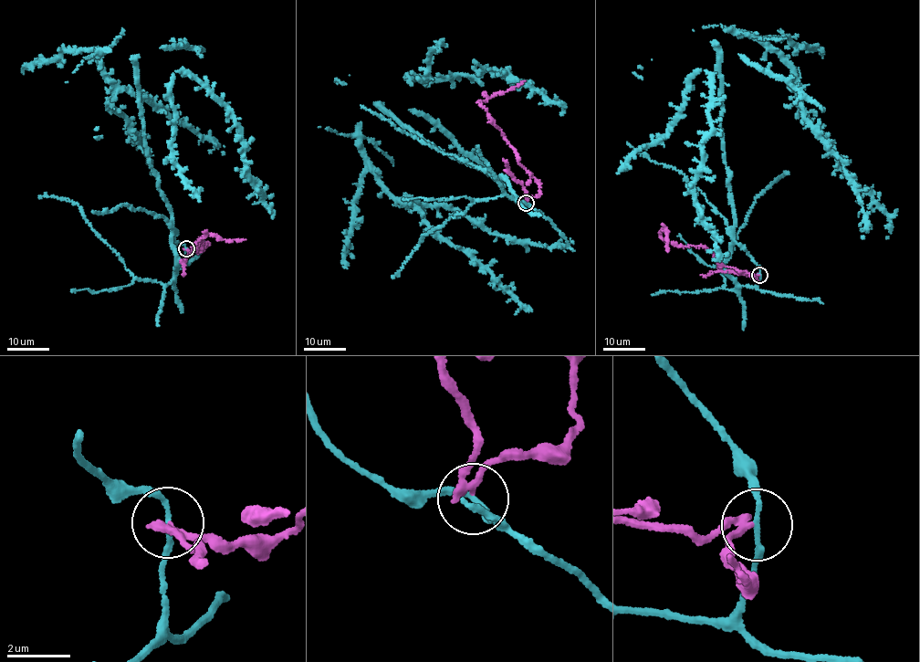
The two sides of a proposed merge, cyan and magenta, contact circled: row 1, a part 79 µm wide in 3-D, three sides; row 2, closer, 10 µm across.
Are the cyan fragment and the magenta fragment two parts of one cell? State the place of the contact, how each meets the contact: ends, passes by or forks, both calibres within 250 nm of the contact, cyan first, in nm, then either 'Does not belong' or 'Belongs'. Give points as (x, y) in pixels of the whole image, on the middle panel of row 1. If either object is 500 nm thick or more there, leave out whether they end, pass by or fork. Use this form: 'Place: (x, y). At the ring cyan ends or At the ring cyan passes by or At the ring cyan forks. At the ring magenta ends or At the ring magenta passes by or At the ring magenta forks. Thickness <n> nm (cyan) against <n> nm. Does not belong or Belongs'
Place: (526, 203). At the ring cyan passes by. At the ring magenta passes by. Thickness 150 nm (cyan) against 220 nm. Does not belong

